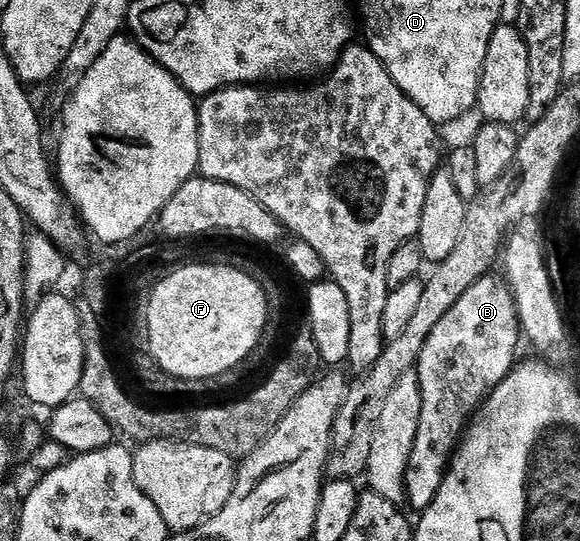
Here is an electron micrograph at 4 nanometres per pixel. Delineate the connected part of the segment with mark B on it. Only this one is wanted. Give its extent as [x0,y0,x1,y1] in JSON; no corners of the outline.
[415,274,521,431]

